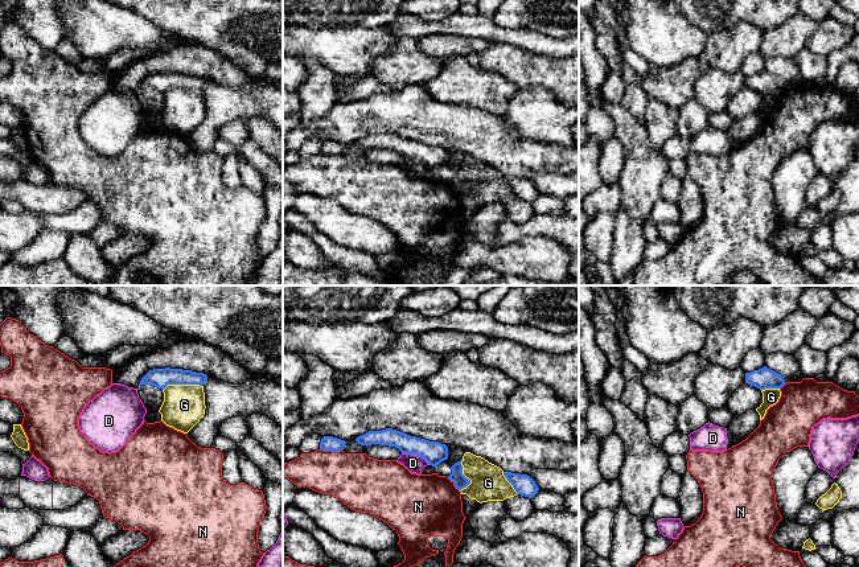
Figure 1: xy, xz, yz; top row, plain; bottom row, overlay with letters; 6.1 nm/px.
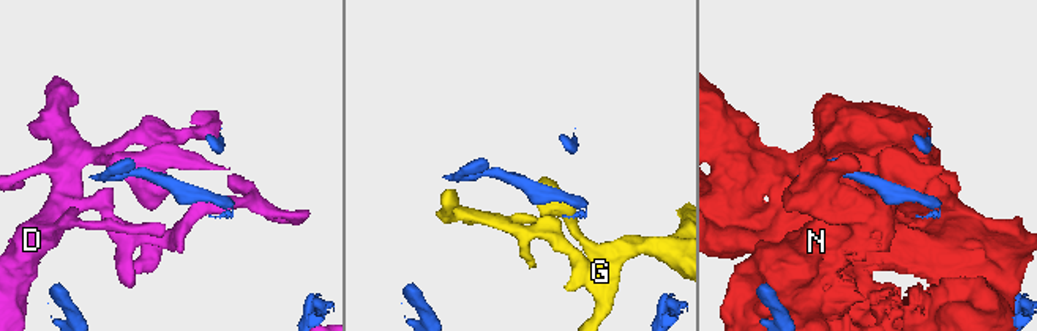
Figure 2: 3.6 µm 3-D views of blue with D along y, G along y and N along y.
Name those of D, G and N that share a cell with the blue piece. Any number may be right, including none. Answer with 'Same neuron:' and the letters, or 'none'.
Same neuron: none

